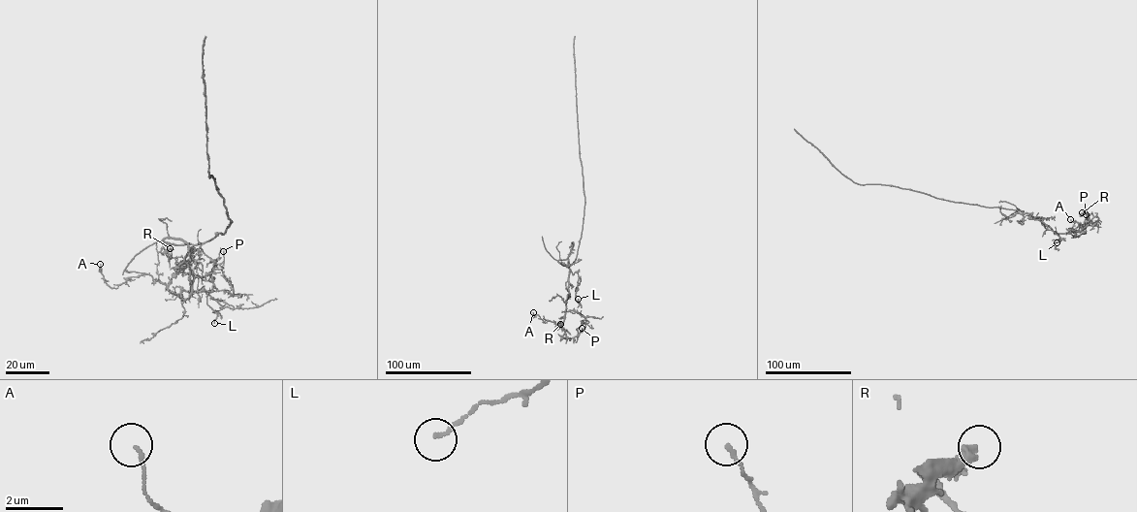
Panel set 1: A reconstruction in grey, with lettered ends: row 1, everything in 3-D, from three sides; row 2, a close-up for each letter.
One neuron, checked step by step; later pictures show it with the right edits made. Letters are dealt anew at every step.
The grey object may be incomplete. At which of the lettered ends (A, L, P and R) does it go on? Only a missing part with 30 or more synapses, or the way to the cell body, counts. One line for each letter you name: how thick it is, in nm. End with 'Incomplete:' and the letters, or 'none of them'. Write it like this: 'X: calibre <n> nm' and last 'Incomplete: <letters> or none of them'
Incomplete: none of them

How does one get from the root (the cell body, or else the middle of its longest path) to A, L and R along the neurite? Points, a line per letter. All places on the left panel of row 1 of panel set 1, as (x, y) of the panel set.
A: (229, 227), (197, 244), (163, 240), (194, 249), (184, 300), (147, 273), (110, 287), (100, 264)
L: (229, 227), (197, 244), (163, 240), (181, 239), (215, 264), (206, 300), (219, 314), (214, 323)
R: (229, 227), (197, 244), (163, 240), (194, 249), (184, 300), (159, 279), (158, 253), (170, 248)

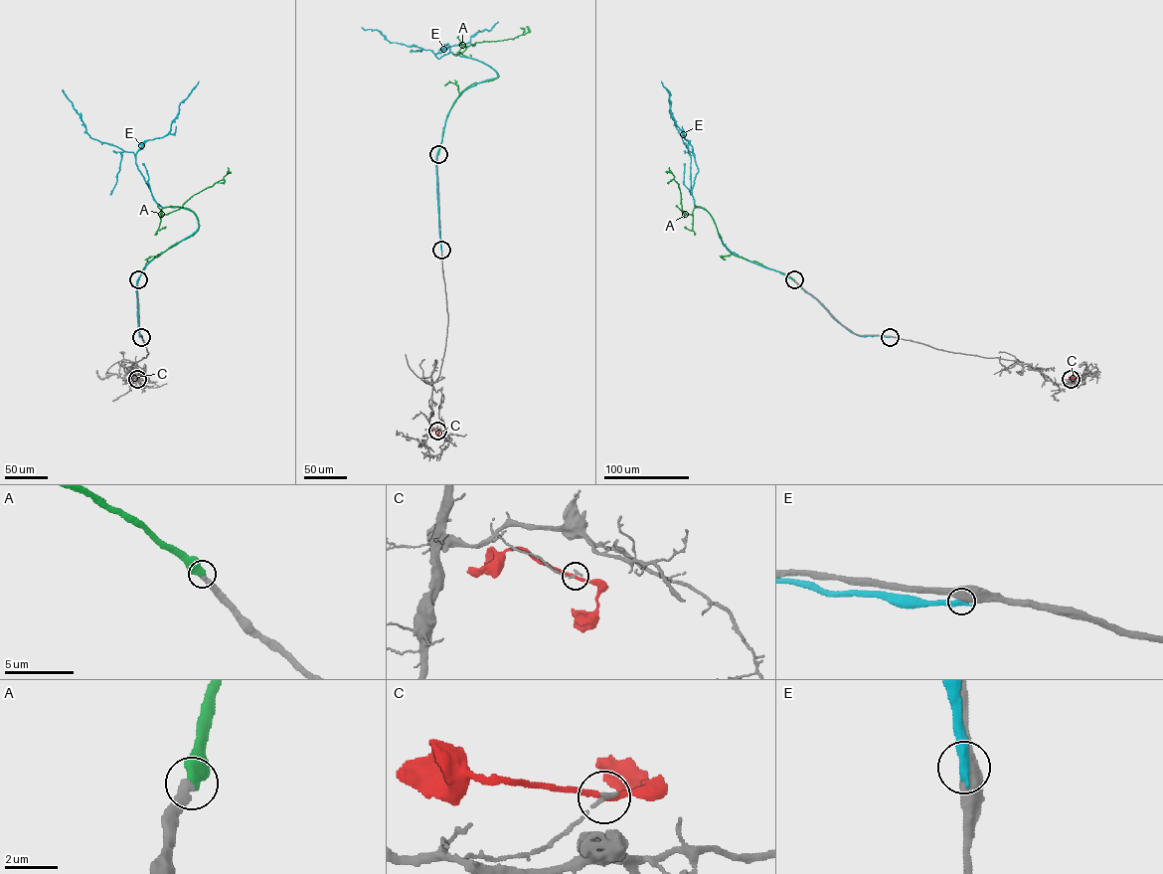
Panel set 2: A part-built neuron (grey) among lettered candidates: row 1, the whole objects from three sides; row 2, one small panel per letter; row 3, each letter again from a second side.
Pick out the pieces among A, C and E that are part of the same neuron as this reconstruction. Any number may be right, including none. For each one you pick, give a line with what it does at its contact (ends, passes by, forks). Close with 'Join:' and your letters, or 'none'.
A: It ends there
Join: A

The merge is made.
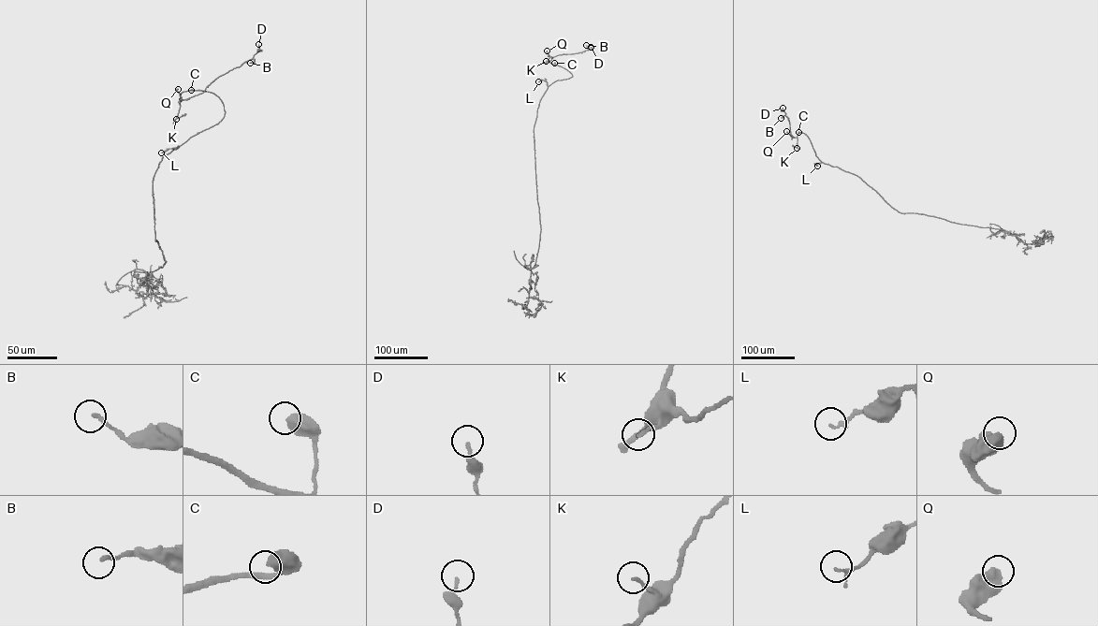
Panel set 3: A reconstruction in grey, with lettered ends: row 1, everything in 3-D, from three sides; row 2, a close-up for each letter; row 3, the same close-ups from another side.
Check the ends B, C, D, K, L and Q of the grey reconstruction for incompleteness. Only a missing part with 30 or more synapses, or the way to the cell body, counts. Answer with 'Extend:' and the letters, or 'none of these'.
Extend: none of these

